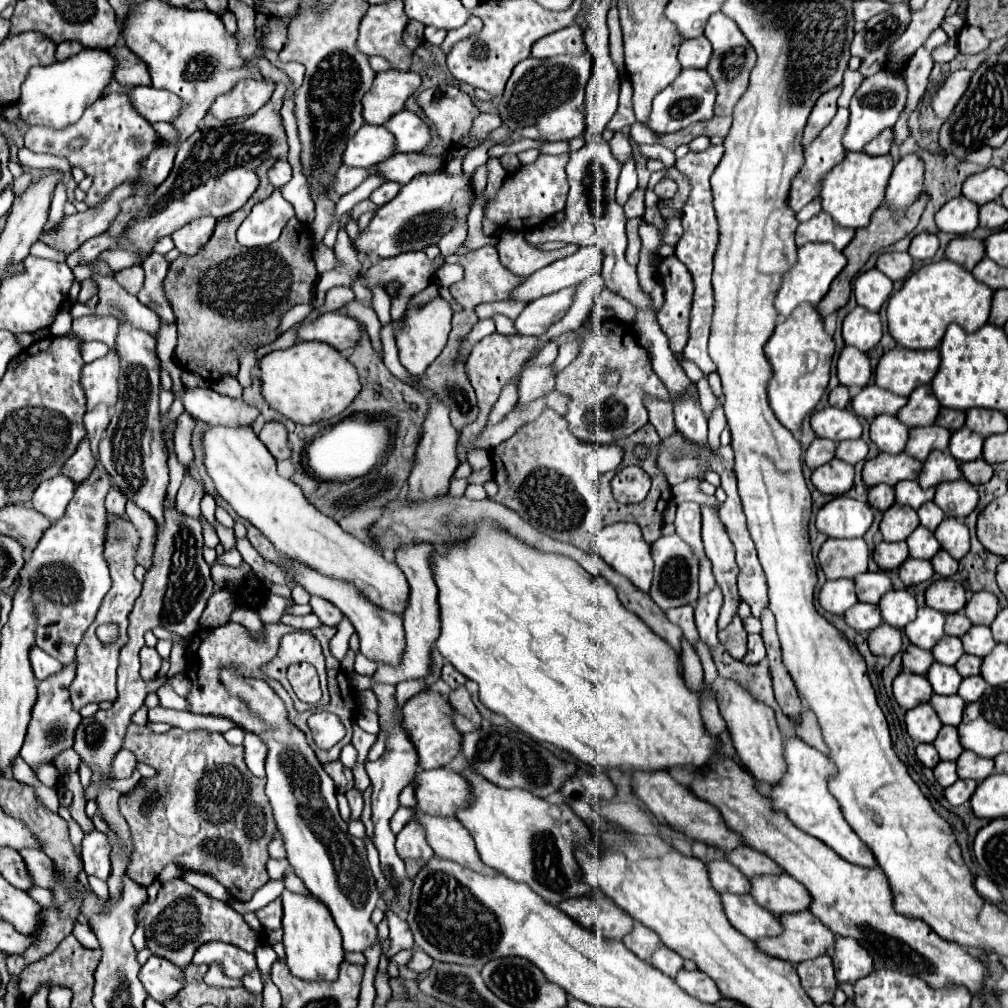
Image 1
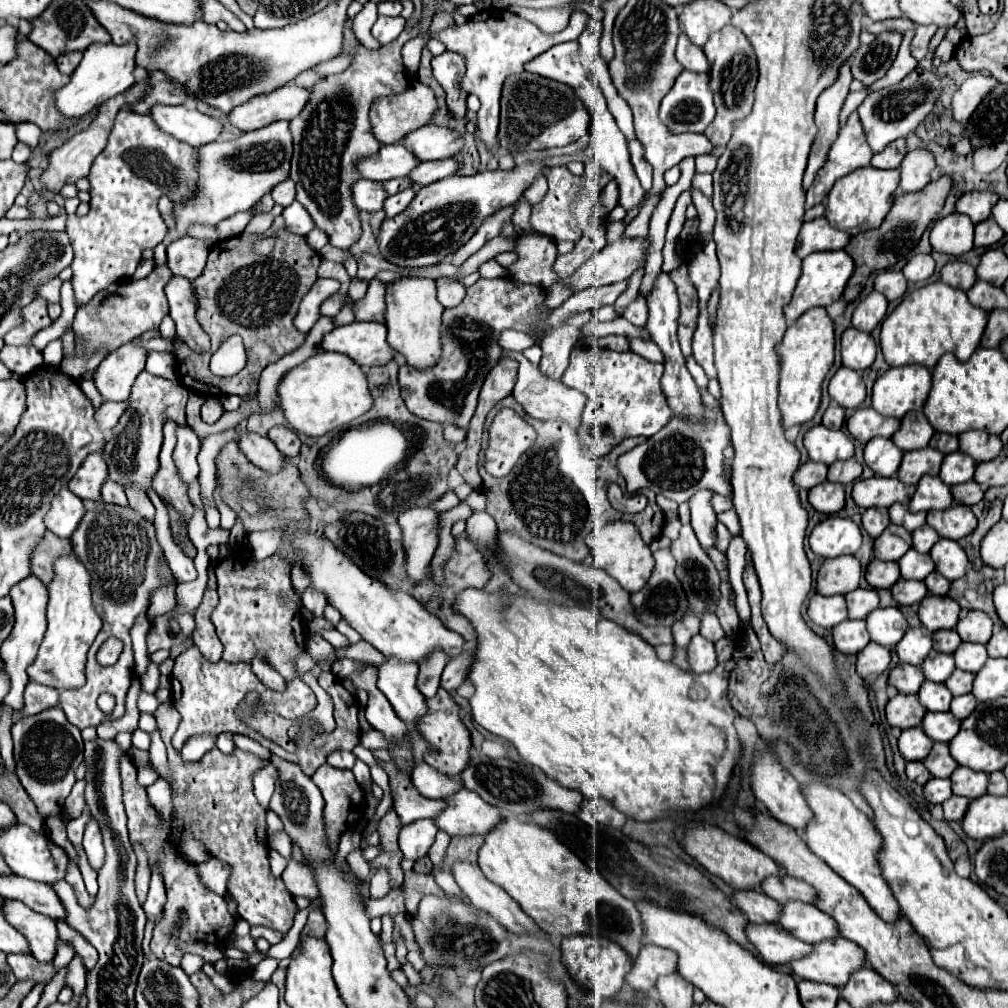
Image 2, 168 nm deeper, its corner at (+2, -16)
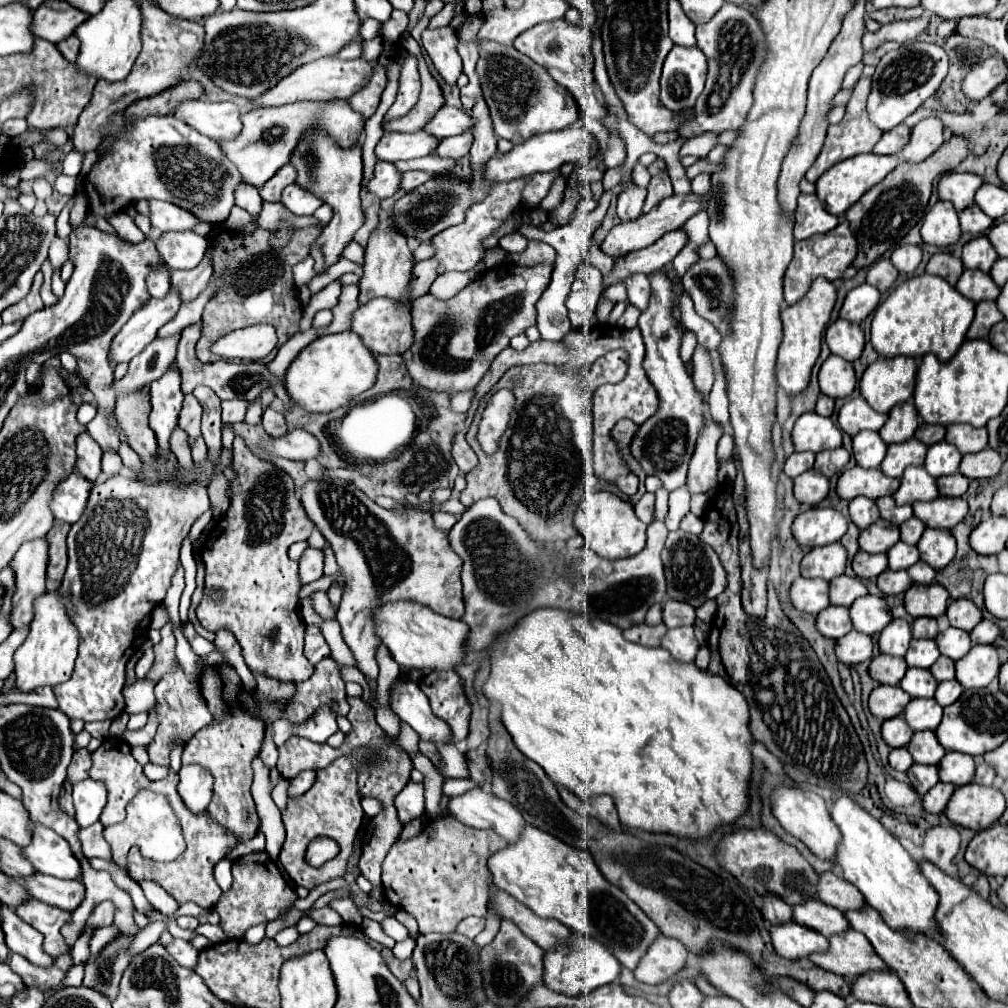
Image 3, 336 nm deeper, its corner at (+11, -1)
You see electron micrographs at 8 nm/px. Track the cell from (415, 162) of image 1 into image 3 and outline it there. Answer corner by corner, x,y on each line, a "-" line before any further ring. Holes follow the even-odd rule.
465,131
461,135
455,135
455,137
447,137
439,143
435,155
441,155
441,157
453,157
453,159
461,159
469,153
471,149
471,143
473,143
473,133
471,131

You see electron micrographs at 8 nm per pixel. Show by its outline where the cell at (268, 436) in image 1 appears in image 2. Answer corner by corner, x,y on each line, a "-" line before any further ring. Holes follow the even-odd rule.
274,426
274,428
268,432
268,438
276,444
276,448
278,448
286,458
298,456
298,452
300,452
300,440
298,440
298,436
296,436
292,430
288,430
288,428
284,428
284,426

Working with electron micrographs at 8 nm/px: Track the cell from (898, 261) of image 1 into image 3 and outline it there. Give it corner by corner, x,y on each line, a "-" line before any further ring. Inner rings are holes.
879,259
871,265
869,273
867,273
867,283
877,287
881,293
885,293
897,279
897,269
893,267
893,263
889,259

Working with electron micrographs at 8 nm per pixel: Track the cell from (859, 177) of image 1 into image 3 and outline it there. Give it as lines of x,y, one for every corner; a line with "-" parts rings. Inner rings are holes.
865,153
865,155
855,155
851,159
845,159
837,165
833,165
825,175
819,177
817,181
817,197
825,205
825,209
837,217
841,217
853,203
859,201
859,197
869,191
873,185
883,181
899,163
897,155
875,155
875,153

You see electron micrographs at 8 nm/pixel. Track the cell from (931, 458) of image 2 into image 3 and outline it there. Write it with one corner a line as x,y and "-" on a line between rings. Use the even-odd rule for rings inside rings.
915,437
905,441
905,443
889,445
887,447
887,455
885,455
883,463
881,463
881,471
887,477
901,477
905,467
923,465
925,453
927,453
927,447
921,441
917,441

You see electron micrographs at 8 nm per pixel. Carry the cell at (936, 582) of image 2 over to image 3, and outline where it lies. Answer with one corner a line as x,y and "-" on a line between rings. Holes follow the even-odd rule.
923,561
915,563
913,567
909,567
907,573
909,573
911,581
919,583
919,585
931,585
933,579
935,579
935,571
927,563
923,563

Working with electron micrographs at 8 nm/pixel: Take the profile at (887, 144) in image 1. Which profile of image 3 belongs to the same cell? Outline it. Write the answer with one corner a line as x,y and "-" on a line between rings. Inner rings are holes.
901,123
901,125
893,127
891,131
883,133
881,141
873,147
873,153
877,153
877,155
899,153
909,143
909,137
911,137
911,129
905,123

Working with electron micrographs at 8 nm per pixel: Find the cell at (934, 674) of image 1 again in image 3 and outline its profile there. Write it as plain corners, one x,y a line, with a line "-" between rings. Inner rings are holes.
907,669
905,677
901,679
901,689
915,697
933,697
937,689
935,677
929,673
929,669

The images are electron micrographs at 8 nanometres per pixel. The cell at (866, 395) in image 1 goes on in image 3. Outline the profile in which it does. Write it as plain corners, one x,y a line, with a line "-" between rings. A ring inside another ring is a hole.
863,397
847,401
839,411
839,427
851,437
863,429
879,431
885,425
885,421
887,421
887,415
871,409

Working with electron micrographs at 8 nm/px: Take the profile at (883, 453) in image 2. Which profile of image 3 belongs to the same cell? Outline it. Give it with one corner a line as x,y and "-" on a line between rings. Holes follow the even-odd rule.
861,431
853,437
853,457
865,469
875,469
885,457
887,445
875,431

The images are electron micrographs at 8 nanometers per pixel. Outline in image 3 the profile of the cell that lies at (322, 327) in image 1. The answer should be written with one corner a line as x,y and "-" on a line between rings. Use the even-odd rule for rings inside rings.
373,299
367,305
361,305
355,313
353,313
353,321
351,321
351,331
355,331
357,335
361,335
363,343
375,353
405,353
405,349
409,349
409,345
413,345
413,325
411,325
411,309
405,309
405,305
397,305
397,301
389,301
389,299

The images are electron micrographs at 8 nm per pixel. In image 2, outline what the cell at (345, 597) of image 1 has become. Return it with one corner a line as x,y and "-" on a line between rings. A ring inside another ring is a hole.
386,656
378,668
378,688
390,700
394,712
406,722
414,724
426,712
426,698
416,688
416,662
402,662

